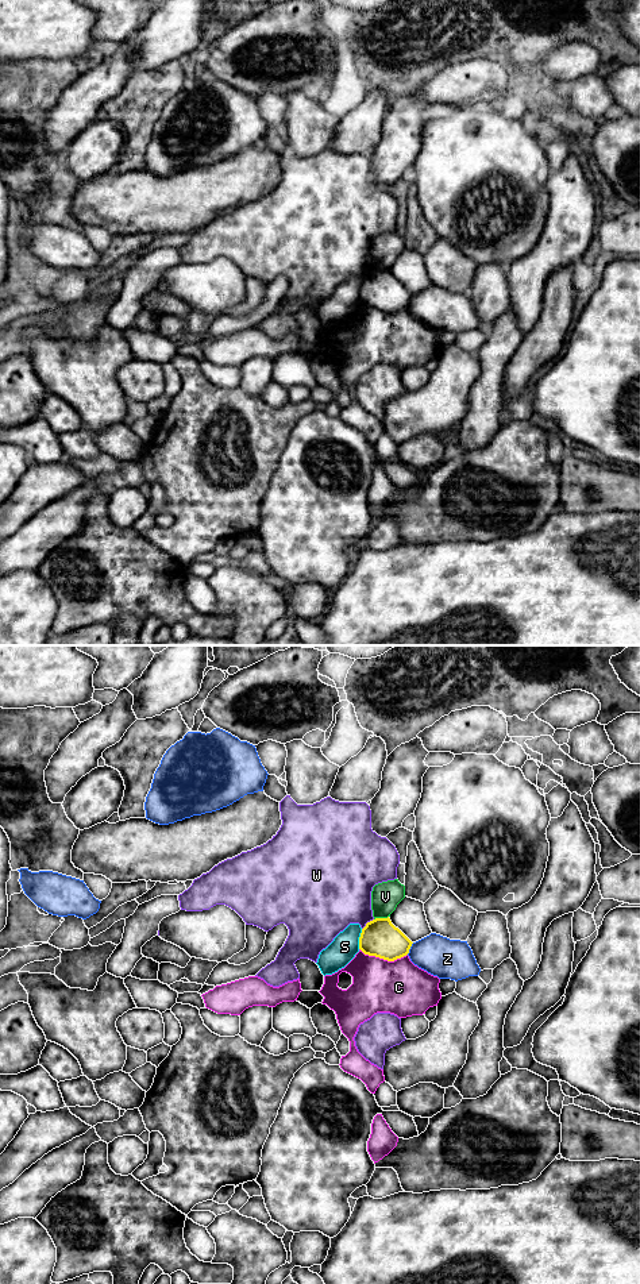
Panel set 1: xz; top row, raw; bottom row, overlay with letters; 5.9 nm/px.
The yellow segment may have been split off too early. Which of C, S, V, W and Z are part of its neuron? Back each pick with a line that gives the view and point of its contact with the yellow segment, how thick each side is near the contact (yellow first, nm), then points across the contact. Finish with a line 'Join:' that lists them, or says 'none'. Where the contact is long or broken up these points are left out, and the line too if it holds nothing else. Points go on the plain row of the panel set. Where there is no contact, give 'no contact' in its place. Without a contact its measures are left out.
Join: none

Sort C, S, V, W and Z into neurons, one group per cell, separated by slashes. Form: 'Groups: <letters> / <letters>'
Groups: C / S / V / W / Z

